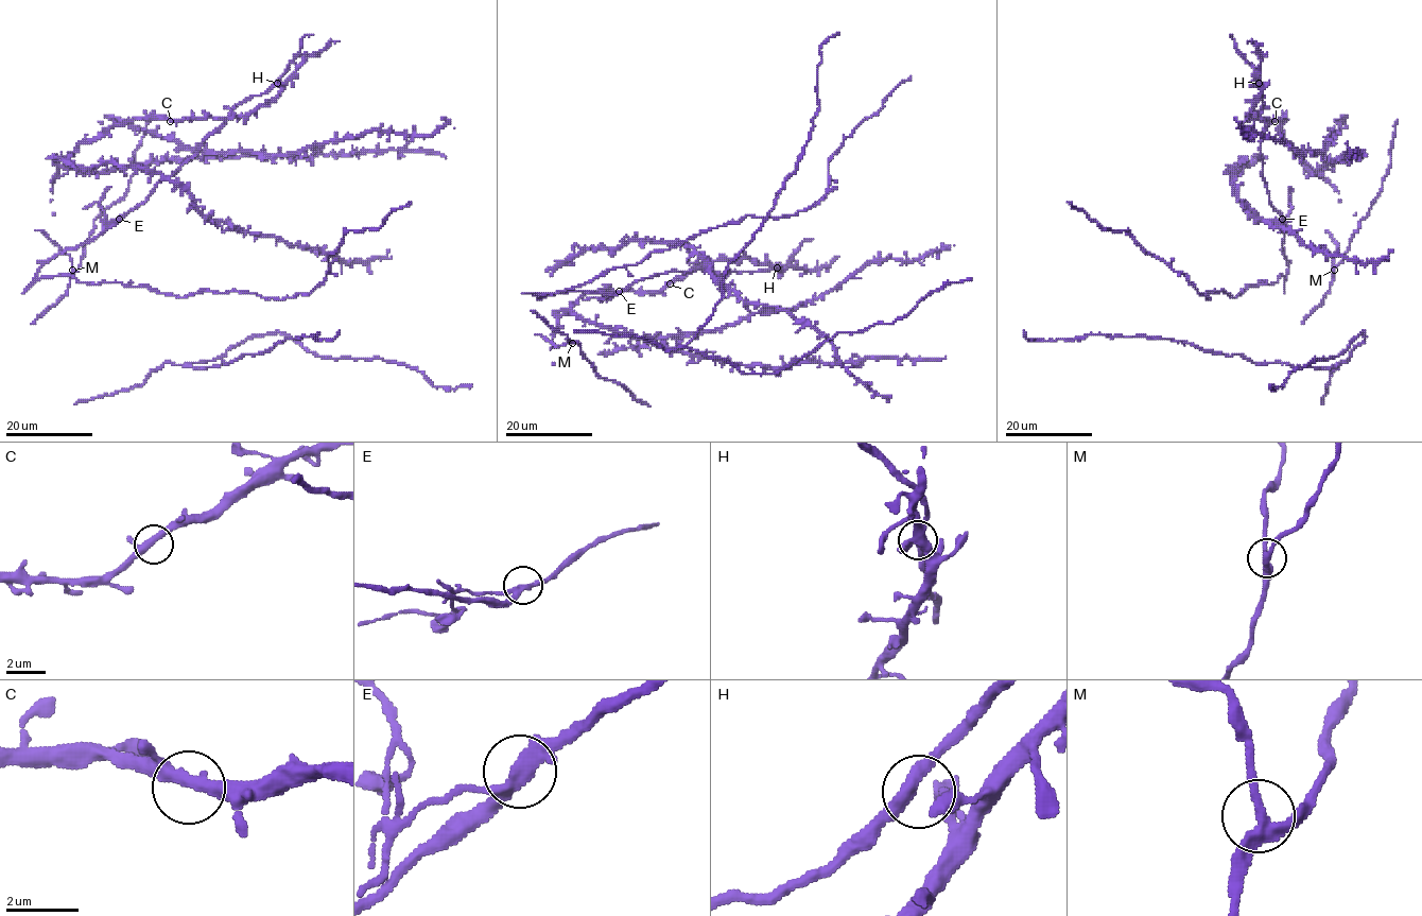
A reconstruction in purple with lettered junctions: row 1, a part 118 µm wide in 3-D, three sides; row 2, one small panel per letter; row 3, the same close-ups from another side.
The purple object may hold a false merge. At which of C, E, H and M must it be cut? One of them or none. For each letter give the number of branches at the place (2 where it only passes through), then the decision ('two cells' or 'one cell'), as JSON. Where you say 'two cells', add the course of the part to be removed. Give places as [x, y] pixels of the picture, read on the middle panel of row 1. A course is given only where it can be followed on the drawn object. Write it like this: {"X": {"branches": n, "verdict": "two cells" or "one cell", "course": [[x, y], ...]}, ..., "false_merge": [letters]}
{"C": {"branches": 3, "verdict": "one cell"}, "E": {"branches": 3, "verdict": "two cells", "course": [[619, 292], [606, 293], [601, 299], [610, 298]]}, "H": {"branches": 3, "verdict": "one cell"}, "M": {"branches": 3, "verdict": "one cell"}, "false_merge": ["E"]}

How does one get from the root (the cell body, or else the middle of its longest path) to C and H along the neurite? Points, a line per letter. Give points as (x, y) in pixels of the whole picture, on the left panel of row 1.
C: (115, 222), (186, 163), (238, 105), (284, 83), (272, 100), (246, 115), (170, 121)
H: (115, 222), (140, 206), (159, 182), (169, 178), (186, 163), (238, 105), (264, 93), (277, 83)

